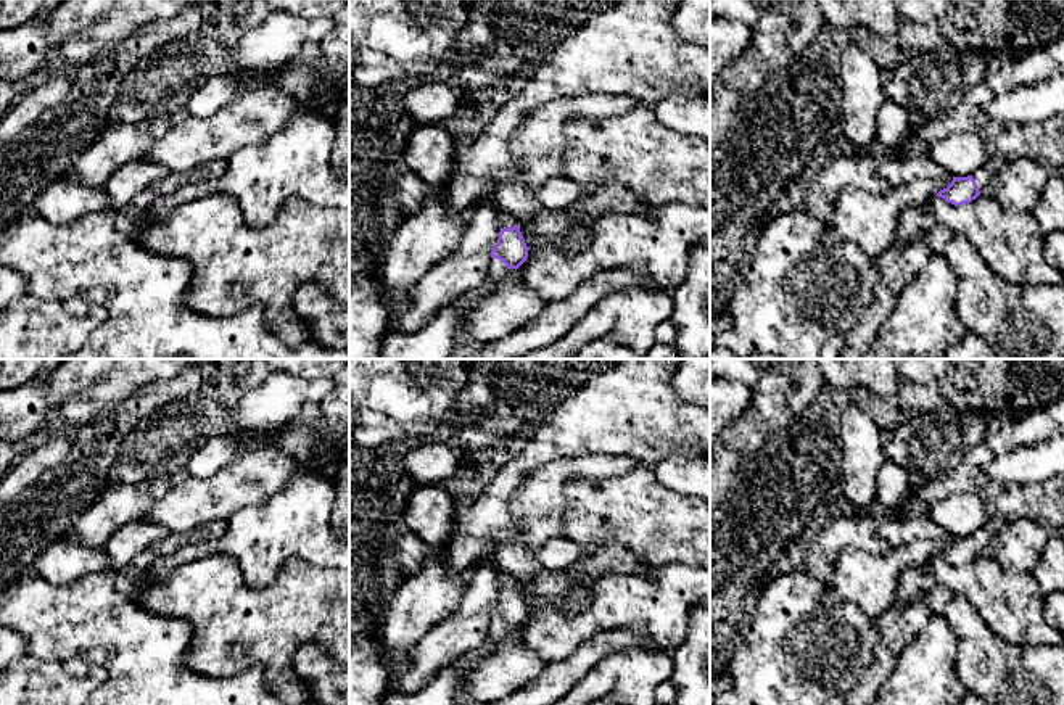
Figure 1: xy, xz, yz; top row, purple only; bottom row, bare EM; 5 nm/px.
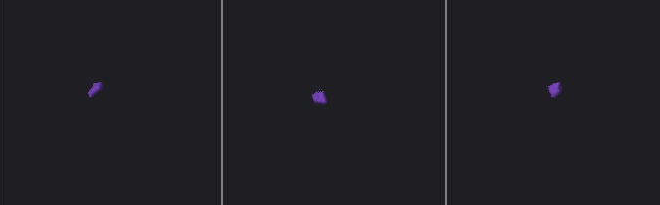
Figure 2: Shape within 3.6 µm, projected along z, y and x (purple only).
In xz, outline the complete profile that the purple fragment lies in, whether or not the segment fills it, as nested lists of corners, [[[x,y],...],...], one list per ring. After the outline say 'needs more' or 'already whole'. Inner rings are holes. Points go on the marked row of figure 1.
[[[499,209],[497,224],[501,232],[497,243],[491,251],[488,278],[480,288],[468,293],[472,299],[493,293],[509,278],[509,270],[517,270],[528,258],[528,246],[515,219]]]; needs more

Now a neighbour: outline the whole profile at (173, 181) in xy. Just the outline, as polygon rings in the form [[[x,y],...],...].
[[[214,159],[208,164],[203,164],[200,167],[195,167],[190,172],[182,172],[182,174],[169,174],[164,180],[153,182],[150,188],[156,195],[169,193],[182,185],[196,182],[196,180],[204,180],[208,177],[219,177],[227,171],[227,159]]]

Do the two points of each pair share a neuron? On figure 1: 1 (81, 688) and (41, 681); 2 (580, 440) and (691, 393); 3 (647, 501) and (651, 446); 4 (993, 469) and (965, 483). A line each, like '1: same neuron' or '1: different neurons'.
1: same neuron
2: different neurons
3: different neurons
4: different neurons

